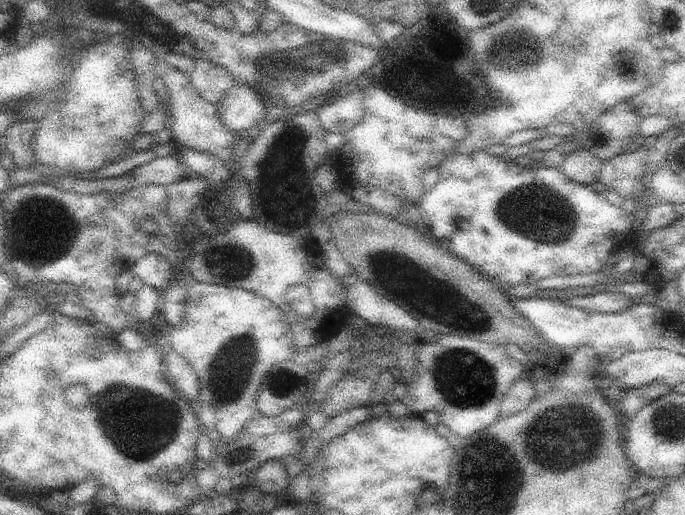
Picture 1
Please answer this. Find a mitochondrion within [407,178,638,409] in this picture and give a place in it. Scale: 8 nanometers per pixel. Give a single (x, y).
(537, 213)

